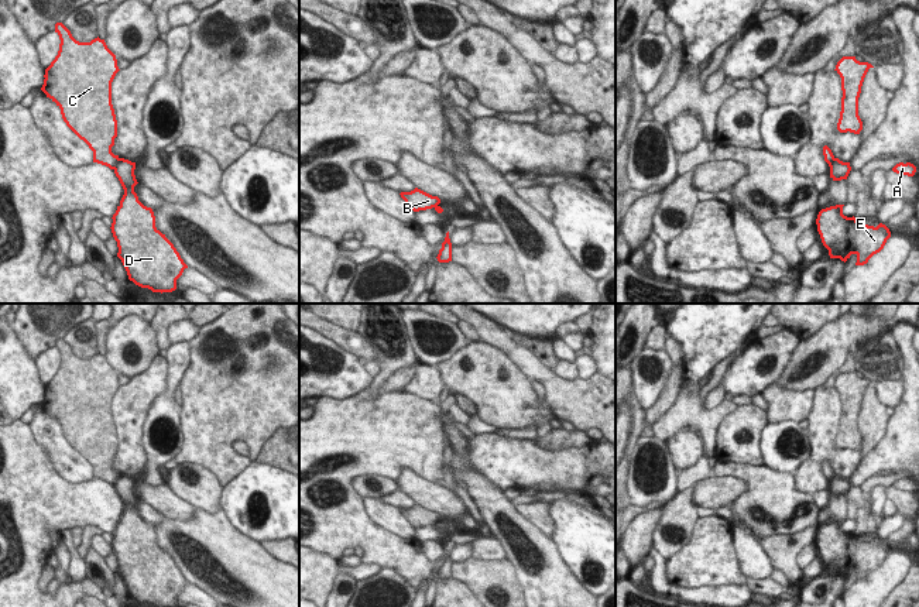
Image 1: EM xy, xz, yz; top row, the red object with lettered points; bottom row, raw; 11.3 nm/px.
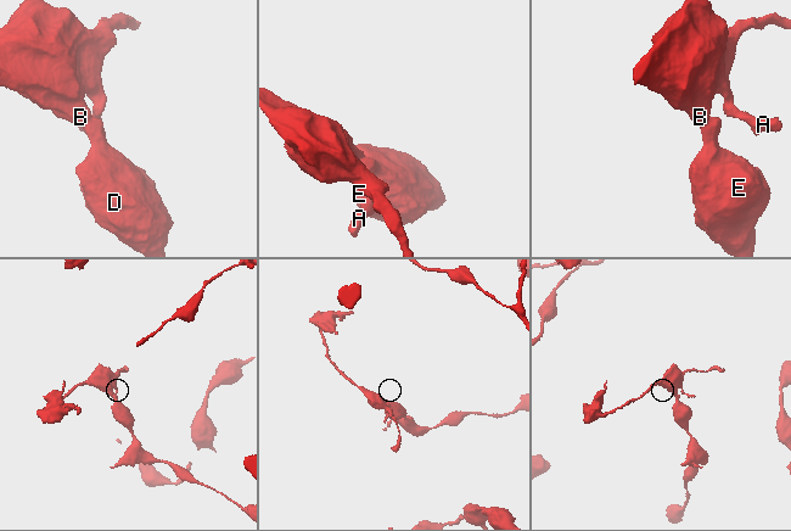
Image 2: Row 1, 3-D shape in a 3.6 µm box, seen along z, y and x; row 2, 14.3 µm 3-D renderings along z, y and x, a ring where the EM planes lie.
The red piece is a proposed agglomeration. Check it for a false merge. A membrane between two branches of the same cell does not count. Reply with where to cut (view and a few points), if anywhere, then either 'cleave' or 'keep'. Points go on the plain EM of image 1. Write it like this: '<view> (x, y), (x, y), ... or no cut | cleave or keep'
xy (119, 475), (113, 484) | cleave

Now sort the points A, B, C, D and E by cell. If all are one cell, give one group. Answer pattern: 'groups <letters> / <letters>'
groups A B C / D E

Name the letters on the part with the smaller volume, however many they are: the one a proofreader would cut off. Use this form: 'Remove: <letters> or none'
Remove: A, B, C

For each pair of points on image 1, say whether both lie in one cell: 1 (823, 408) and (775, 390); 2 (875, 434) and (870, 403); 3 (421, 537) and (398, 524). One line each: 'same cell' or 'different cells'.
1: different cells
2: same cell
3: different cells

